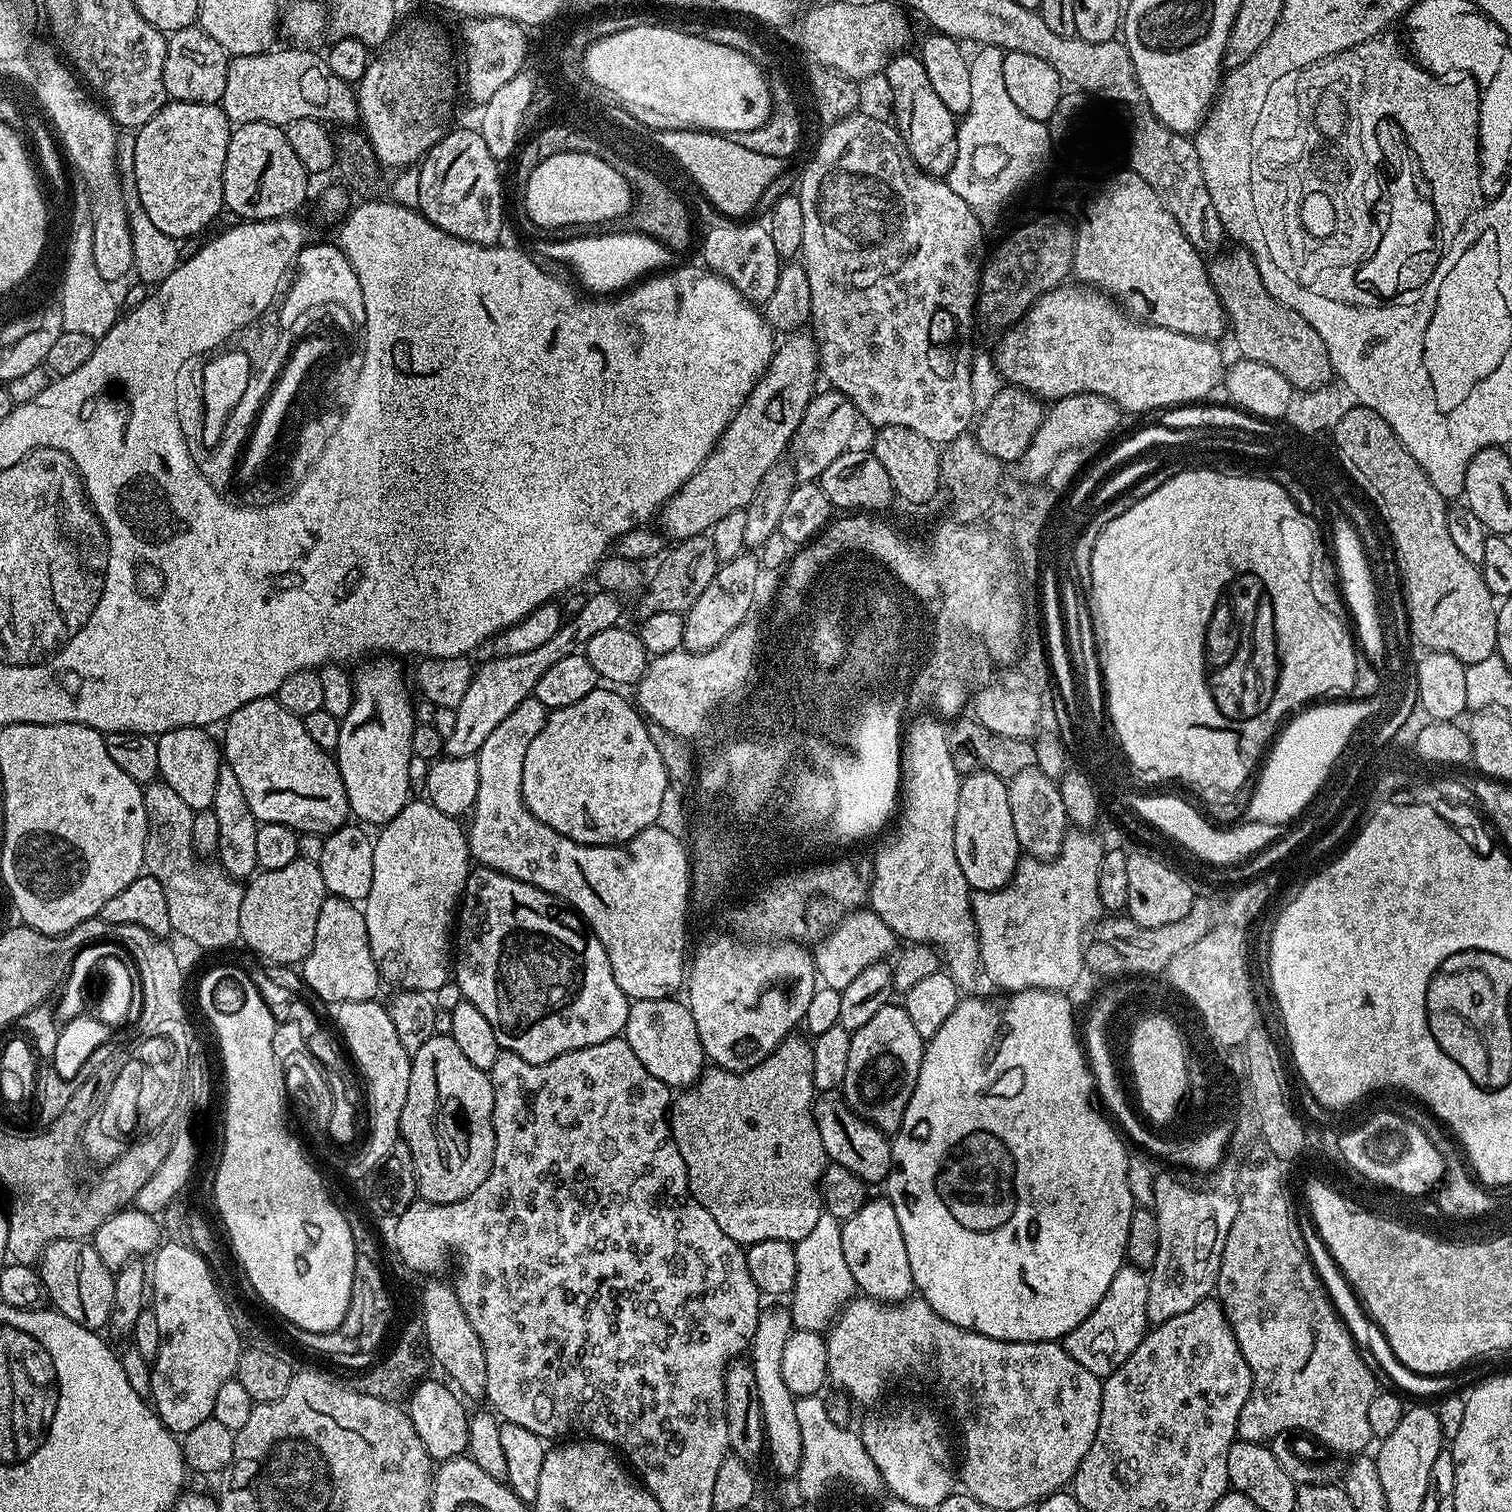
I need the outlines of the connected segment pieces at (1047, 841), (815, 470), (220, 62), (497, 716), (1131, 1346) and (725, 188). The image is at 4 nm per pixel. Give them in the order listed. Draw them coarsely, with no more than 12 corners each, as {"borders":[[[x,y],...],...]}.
{"borders":[[[1034,767],[1007,786],[1014,834],[1052,860],[1070,831],[1057,781]],[[817,391],[790,445],[800,482],[853,447],[846,394]],[[199,26],[171,33],[169,101],[219,104],[229,59]],[[593,591],[548,642],[477,667],[445,757],[475,756],[538,678],[621,623],[621,597]],[[1125,1266],[1102,1302],[1063,1336],[1101,1378],[1150,1331],[1148,1272]],[[672,126],[660,144],[728,218],[744,218],[785,157]]]}

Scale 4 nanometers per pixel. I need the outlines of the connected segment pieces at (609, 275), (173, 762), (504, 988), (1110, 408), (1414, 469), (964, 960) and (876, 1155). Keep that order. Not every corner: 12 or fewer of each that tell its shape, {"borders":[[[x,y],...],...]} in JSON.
{"borders":[[[620,230],[540,242],[592,294],[619,294],[672,268],[668,252]],[[211,731],[156,737],[158,776],[192,808],[211,809],[222,748]],[[469,871],[454,979],[503,1051],[580,1048],[579,915]],[[1083,392],[1051,401],[1022,457],[1042,480],[1056,453],[1121,425],[1114,401]],[[1345,407],[1339,465],[1392,539],[1411,639],[1490,658],[1497,601],[1386,418]],[[948,728],[903,733],[899,811],[868,900],[935,948],[957,988],[982,969],[954,854],[962,774]],[[839,1091],[812,1117],[829,1161],[865,1185],[887,1181],[892,1142]]]}

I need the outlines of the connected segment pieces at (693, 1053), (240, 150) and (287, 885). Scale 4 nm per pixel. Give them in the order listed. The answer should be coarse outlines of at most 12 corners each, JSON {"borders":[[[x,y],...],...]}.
{"borders":[[[676,998],[631,1001],[622,1039],[672,1090],[706,1067]],[[279,124],[232,128],[222,170],[236,218],[282,220],[310,174]],[[315,860],[247,881],[240,940],[276,964],[314,946],[326,893]]]}

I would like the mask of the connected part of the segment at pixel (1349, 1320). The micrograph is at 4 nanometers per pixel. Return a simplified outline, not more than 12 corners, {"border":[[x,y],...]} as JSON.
{"border":[[1307,1206],[1296,1217],[1310,1262],[1356,1347],[1416,1396],[1451,1393],[1455,1375],[1423,1376],[1390,1350]]}

